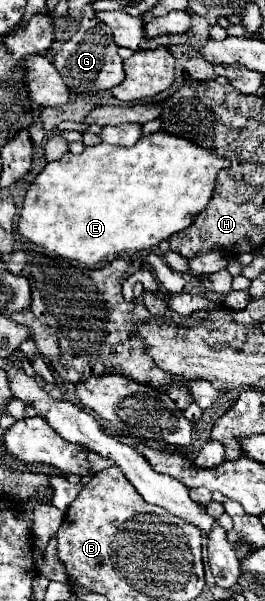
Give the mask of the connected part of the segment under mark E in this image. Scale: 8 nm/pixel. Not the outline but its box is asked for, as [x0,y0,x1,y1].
[18,130,230,268]

